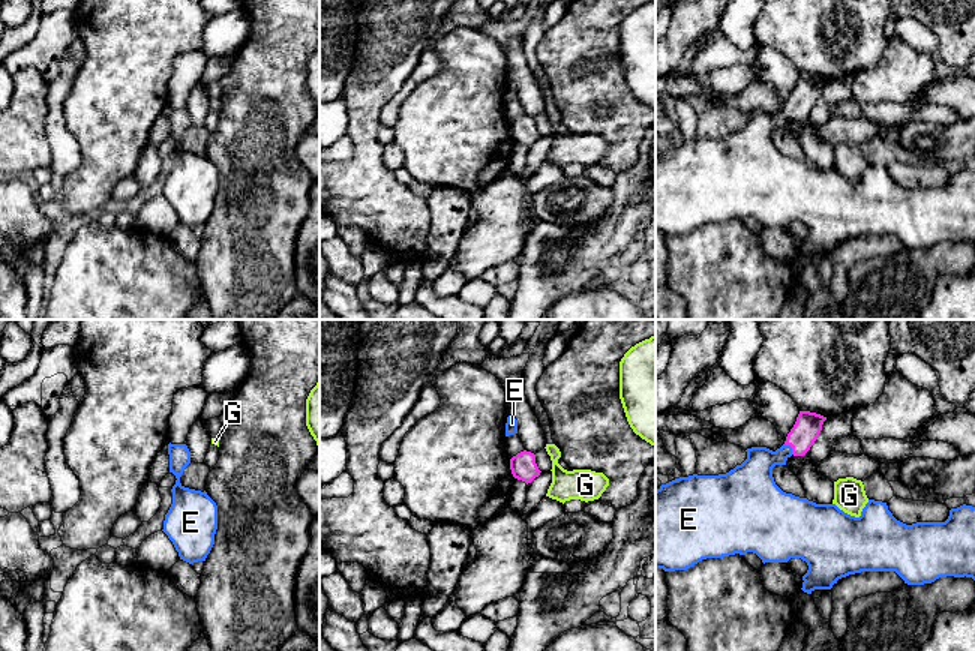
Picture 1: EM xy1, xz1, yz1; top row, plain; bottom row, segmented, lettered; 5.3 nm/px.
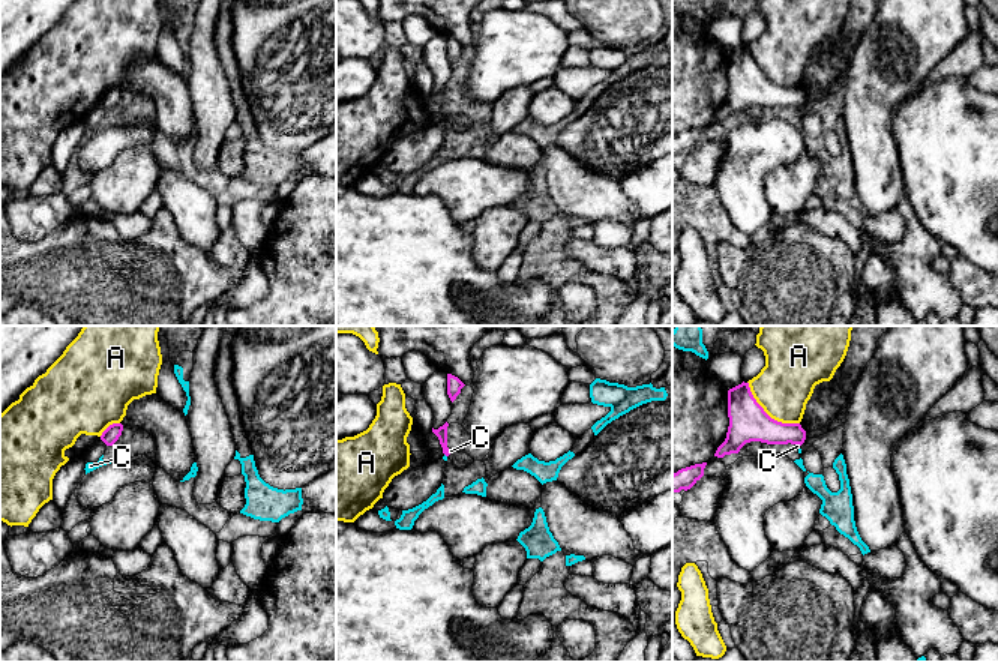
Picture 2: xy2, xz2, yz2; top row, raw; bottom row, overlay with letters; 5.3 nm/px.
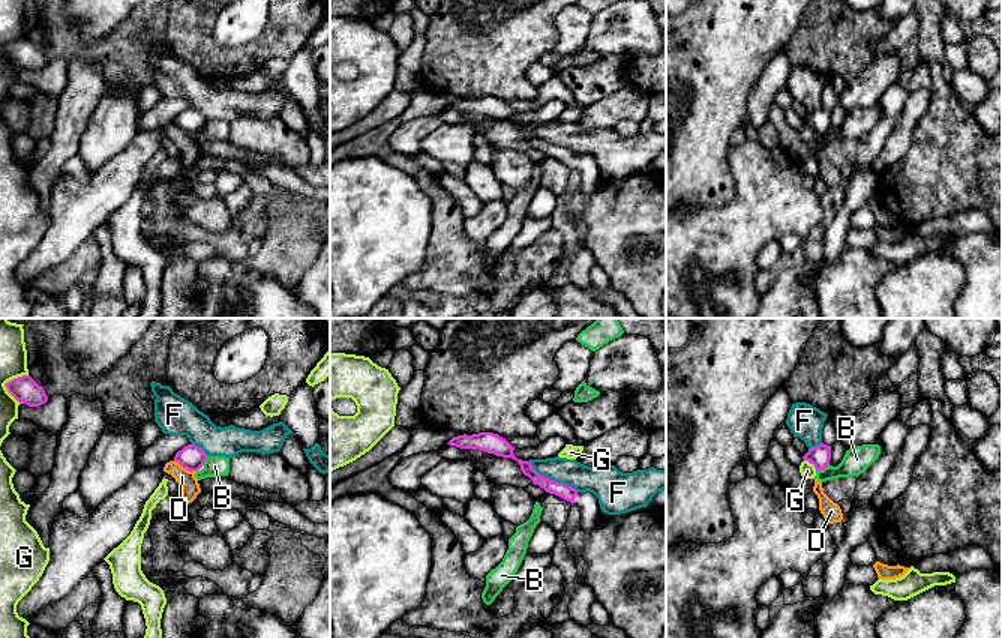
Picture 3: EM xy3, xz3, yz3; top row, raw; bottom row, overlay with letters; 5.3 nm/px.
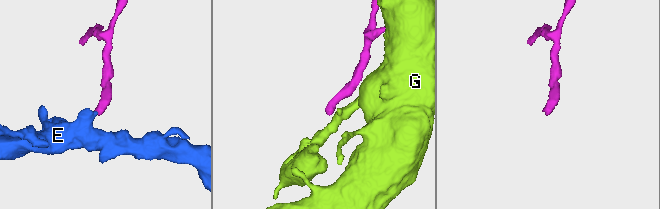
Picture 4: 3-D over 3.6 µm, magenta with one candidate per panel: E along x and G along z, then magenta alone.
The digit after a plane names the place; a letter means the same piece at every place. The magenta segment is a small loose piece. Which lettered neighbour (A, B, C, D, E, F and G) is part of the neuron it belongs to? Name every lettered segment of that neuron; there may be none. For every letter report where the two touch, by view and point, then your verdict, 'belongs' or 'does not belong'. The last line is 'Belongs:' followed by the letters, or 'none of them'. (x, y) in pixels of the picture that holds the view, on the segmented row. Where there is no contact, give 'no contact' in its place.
A: yz2 (766, 413) | does not belong
B: yz3 (822, 469) | does not belong
C: xz2 (447, 451) | does not belong
D: xy3 (183, 467) | does not belong
E: yz1 (791, 446) | belongs
F: xz3 (552, 481) | does not belong
G: yz3 (812, 463) | does not belong
Belongs: E

